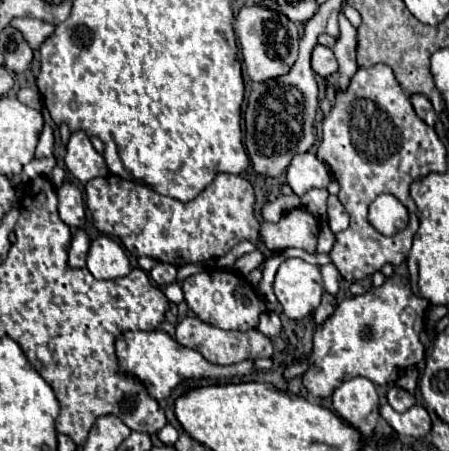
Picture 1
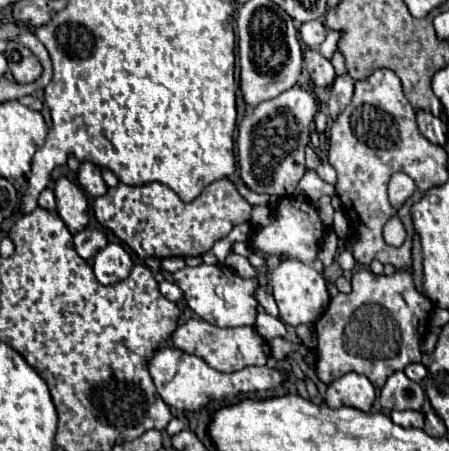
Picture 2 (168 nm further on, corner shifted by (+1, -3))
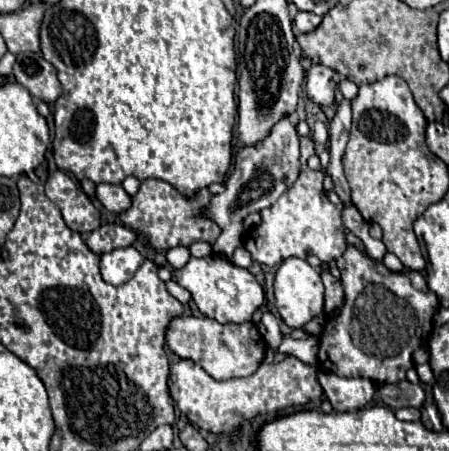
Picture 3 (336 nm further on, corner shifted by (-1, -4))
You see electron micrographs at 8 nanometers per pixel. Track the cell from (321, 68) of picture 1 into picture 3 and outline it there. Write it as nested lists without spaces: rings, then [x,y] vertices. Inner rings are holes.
[[[312,63],[306,75],[306,95],[312,103],[320,107],[328,107],[334,103],[334,93],[338,87],[338,73],[322,63]]]

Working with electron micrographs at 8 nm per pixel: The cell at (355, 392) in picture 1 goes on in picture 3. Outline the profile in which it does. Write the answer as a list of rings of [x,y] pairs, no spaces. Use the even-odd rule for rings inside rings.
[[[318,371],[318,381],[336,411],[360,409],[370,403],[376,391],[370,379],[344,379],[330,371]]]

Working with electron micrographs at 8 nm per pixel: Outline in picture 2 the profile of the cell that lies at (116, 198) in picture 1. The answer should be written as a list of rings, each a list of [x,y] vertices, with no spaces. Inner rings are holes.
[[[228,178],[206,186],[192,202],[182,202],[176,192],[158,182],[146,186],[126,186],[120,182],[116,188],[108,188],[104,196],[94,198],[94,214],[100,226],[112,230],[114,236],[120,238],[140,258],[188,258],[204,256],[214,246],[214,242],[226,238],[234,226],[250,222],[252,204]]]

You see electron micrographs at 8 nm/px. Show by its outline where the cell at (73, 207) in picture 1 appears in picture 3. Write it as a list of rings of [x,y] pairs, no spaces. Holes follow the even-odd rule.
[[[54,171],[46,179],[46,195],[60,207],[62,217],[72,231],[88,235],[100,227],[98,209],[68,173]]]

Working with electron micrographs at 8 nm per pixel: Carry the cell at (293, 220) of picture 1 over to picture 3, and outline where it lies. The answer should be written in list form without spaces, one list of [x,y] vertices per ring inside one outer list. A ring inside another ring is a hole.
[[[300,137],[300,177],[292,187],[288,187],[288,191],[284,191],[276,205],[260,211],[262,223],[250,231],[244,241],[244,247],[250,251],[252,261],[274,267],[288,257],[306,259],[312,253],[320,261],[330,263],[344,253],[348,229],[342,223],[340,207],[322,195],[324,175],[320,171],[308,169],[306,159],[310,155],[314,155],[314,141],[310,137]]]

